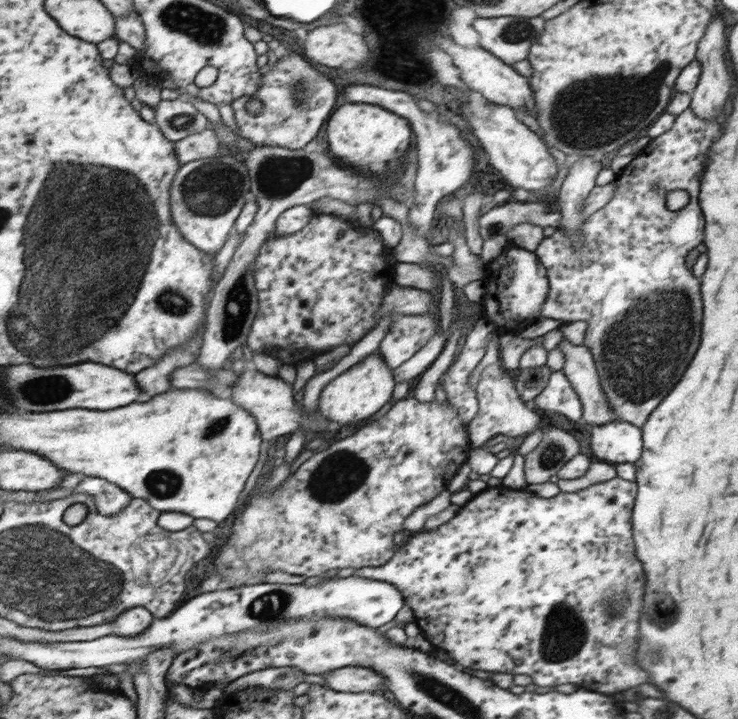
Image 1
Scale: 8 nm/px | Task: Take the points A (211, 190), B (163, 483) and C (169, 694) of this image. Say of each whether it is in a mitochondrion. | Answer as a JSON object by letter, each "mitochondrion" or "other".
{"A":"mitochondrion","B":"mitochondrion","C":"other"}

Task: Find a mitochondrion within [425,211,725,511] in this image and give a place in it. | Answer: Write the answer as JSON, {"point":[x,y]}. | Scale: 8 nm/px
{"point":[641,352]}

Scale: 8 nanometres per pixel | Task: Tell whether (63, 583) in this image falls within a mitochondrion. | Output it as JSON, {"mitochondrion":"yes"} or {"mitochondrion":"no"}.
{"mitochondrion":"yes"}

